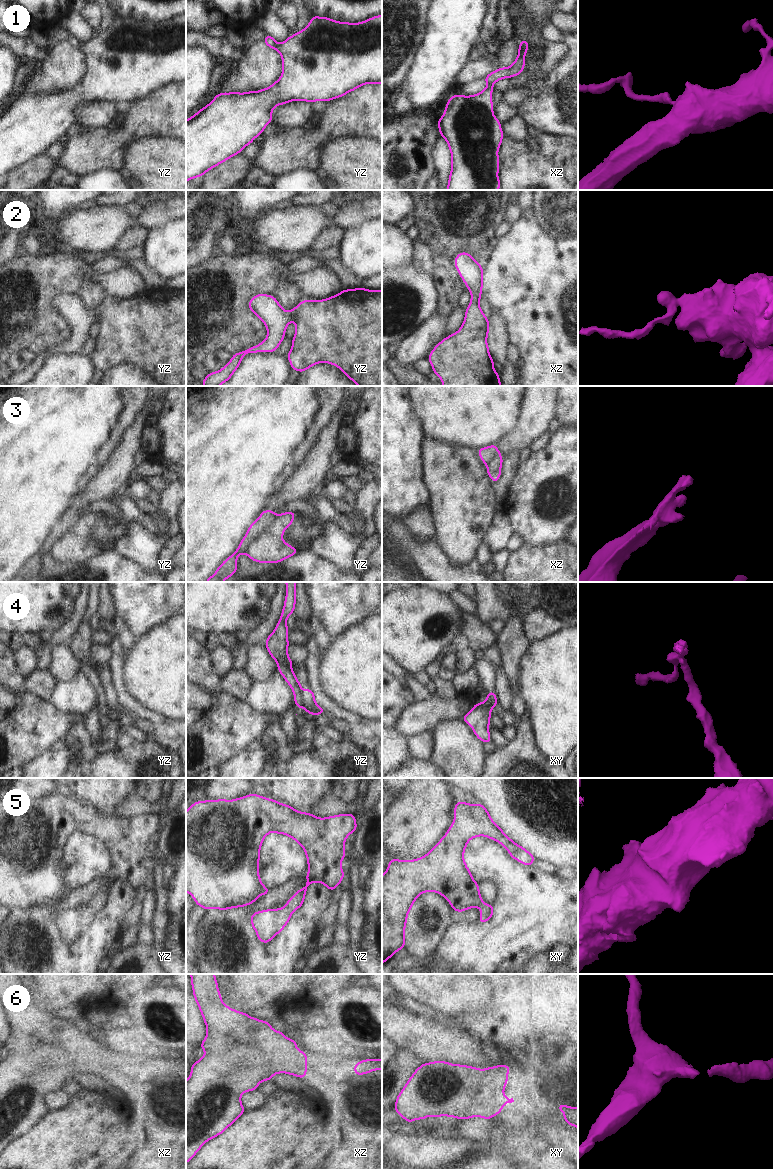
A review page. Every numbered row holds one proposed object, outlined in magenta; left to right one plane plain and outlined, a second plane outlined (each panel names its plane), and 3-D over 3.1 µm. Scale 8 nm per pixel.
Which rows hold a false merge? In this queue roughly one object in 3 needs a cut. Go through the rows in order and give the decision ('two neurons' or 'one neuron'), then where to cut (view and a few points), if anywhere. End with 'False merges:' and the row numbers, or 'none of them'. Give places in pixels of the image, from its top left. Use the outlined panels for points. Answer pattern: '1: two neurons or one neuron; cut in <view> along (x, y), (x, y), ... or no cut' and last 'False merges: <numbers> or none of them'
1: one neuron; no cut
2: one neuron; no cut
3: one neuron; no cut
4: two neurons; cut in yz along (302, 691), (302, 705), (304, 707)
5: one neuron; no cut
6: one neuron; no cut
False merges: 4

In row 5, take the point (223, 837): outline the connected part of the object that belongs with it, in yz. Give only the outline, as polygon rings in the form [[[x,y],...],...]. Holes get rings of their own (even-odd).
[[[248,794],[233,800],[211,800],[194,802],[186,811],[186,892],[190,893],[196,902],[206,910],[244,907],[256,901],[261,895],[270,893],[259,877],[260,849],[263,839],[270,833],[284,834],[291,837],[303,847],[307,857],[309,871],[306,873],[305,886],[296,891],[295,895],[280,909],[257,911],[250,916],[251,925],[262,943],[270,942],[278,933],[282,932],[291,919],[291,914],[304,904],[304,898],[309,885],[318,882],[333,892],[345,875],[341,862],[346,857],[346,838],[357,829],[356,818],[353,814],[338,814],[319,818],[312,813],[300,812],[293,807],[268,799],[258,794]]]

